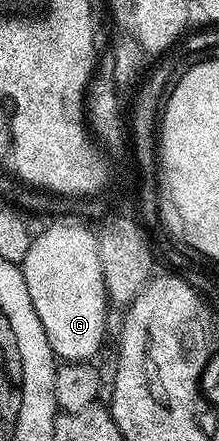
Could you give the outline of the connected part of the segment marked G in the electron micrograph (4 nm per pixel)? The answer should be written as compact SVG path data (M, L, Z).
M81 223L69 224L73 225L49 225L34 236L27 259L20 263L21 274L54 358L92 362L105 341L107 294L103 267L99 263L97 233L84 229Z

